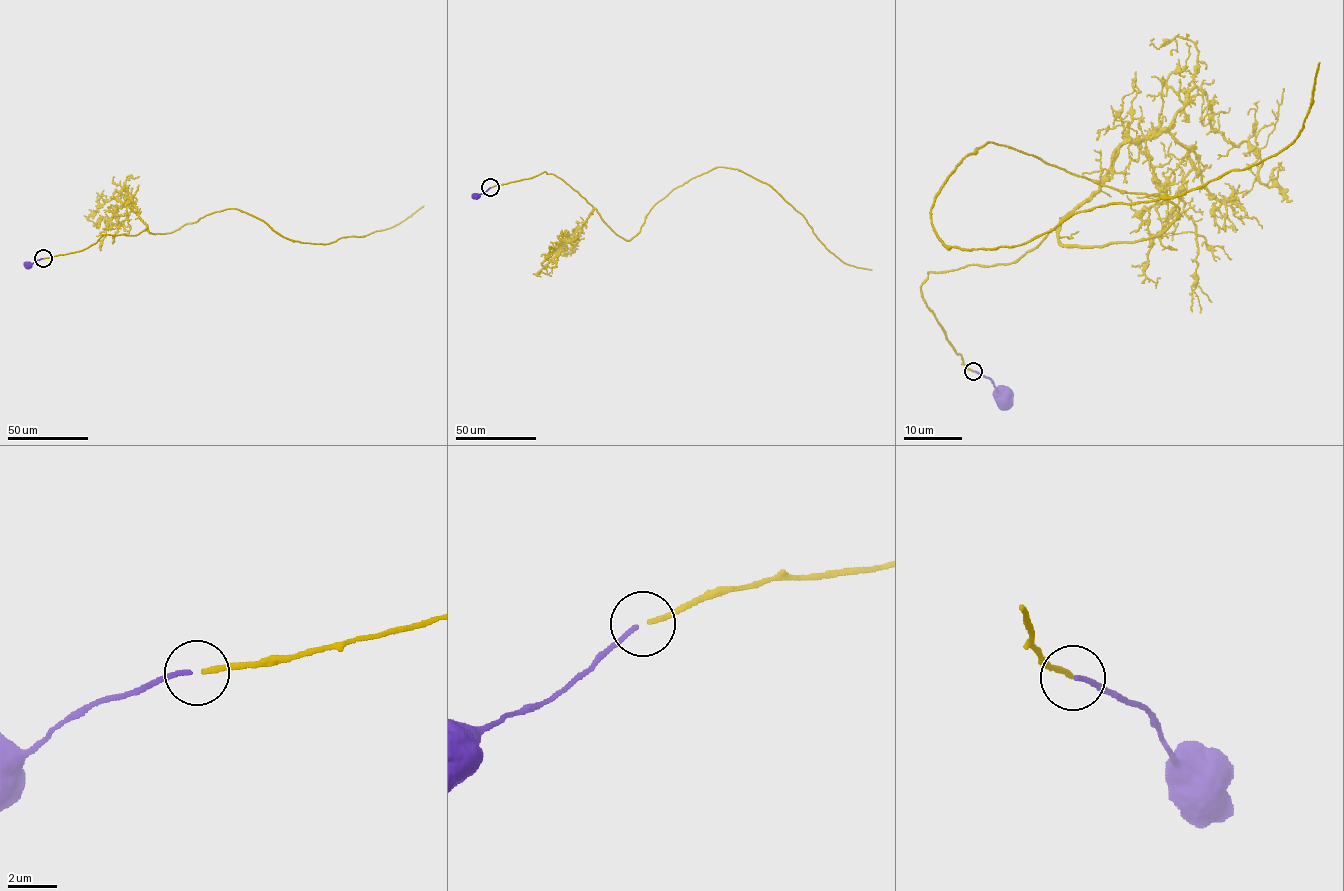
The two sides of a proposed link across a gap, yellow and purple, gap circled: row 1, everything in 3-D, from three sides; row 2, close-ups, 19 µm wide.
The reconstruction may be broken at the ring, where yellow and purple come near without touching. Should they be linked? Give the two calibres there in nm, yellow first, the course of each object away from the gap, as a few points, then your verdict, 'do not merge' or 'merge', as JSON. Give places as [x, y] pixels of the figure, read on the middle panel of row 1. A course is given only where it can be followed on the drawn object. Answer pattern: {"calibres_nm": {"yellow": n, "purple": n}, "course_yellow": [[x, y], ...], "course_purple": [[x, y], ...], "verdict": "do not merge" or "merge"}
{"calibres_nm": {"yellow": 200, "purple": 180}, "course_yellow": [[491, 187], [553, 174], [630, 240], [674, 189], [716, 167], [738, 169], [770, 185], [843, 262], [872, 270]], "course_purple": [[490, 187], [476, 196]], "verdict": "merge"}

